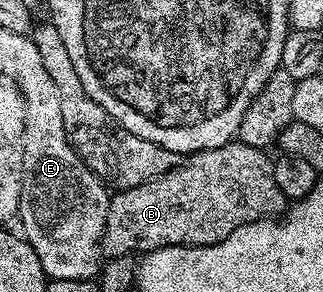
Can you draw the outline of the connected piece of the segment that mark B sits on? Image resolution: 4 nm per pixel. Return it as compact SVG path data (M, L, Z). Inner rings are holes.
M234 140L219 148L188 155L174 170L147 184L116 191L109 200L102 251L109 258L117 258L132 255L133 250L148 252L164 246L210 246L222 242L235 228L243 228L243 224L284 215L287 199L279 192L279 184L275 184L274 159L267 155L265 150Z

